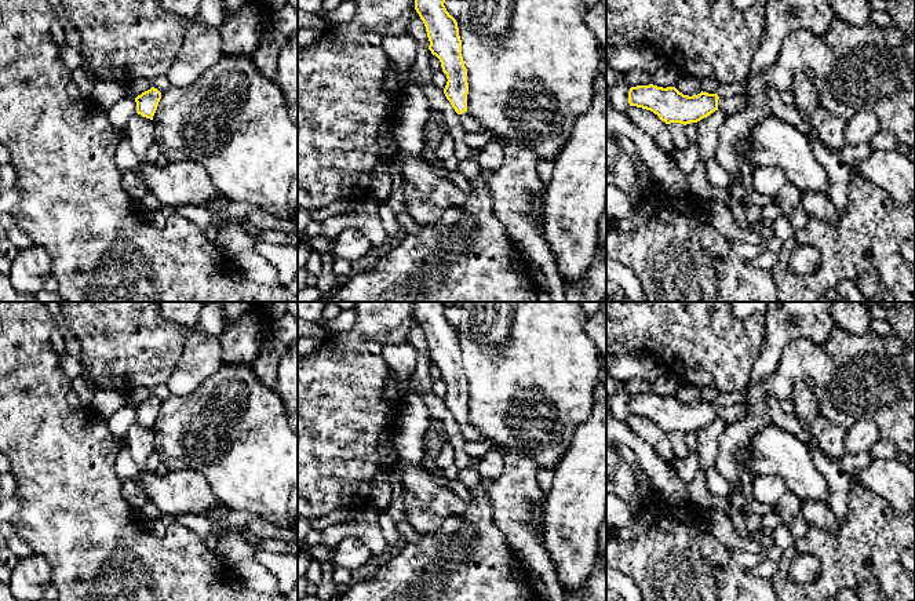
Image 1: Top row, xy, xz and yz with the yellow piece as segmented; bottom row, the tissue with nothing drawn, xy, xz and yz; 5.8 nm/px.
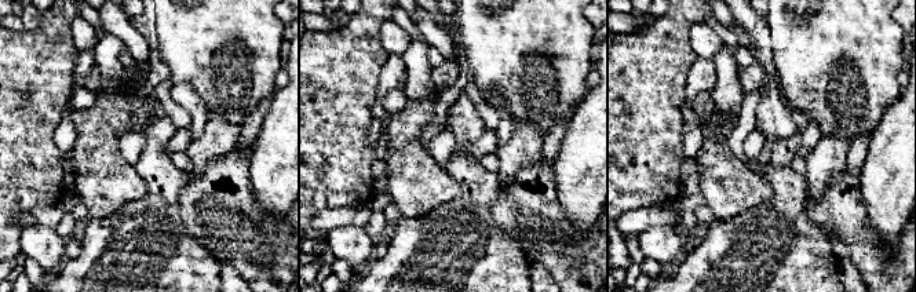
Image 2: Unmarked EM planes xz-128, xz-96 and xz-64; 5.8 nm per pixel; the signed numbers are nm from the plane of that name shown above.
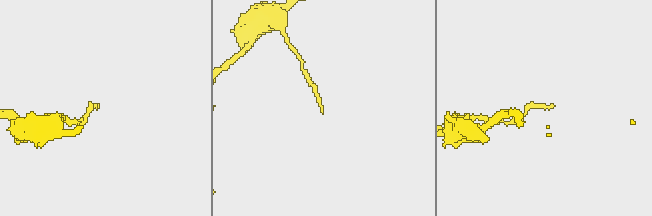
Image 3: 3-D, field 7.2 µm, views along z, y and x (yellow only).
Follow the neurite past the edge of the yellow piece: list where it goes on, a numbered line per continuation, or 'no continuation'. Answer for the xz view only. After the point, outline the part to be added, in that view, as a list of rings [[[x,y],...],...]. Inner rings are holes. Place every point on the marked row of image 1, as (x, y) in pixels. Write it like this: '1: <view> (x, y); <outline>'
1: xz (470, 126); [[[467,112],[459,114],[459,119],[467,135],[482,134],[481,125]]]

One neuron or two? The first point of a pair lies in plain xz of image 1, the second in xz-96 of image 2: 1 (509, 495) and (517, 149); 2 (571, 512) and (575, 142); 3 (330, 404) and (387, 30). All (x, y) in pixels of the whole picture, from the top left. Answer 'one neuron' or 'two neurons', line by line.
1: one neuron
2: one neuron
3: two neurons

